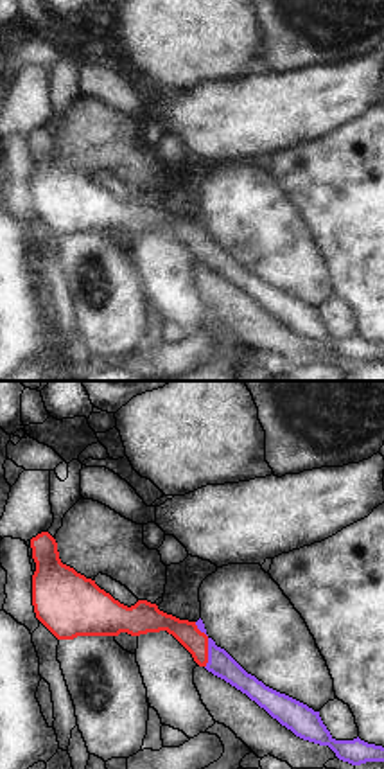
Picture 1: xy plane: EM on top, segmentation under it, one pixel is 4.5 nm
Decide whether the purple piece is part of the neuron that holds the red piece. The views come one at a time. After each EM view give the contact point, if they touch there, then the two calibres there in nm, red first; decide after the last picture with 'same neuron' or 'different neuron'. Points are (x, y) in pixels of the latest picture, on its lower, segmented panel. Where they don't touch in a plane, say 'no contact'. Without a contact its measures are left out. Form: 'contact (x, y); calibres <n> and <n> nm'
contact (207, 645); calibres 110 and 110 nm

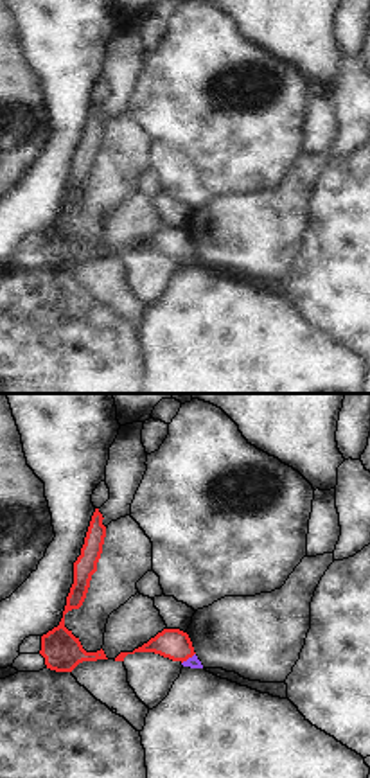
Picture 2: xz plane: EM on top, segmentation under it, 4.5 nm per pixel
contact (187, 658); calibres 140 and 50 nm

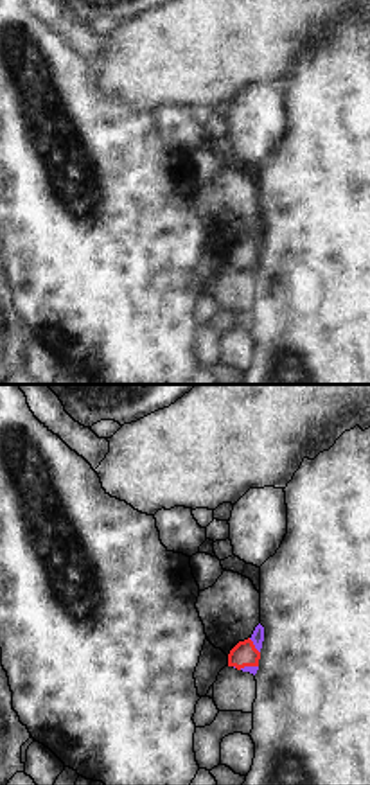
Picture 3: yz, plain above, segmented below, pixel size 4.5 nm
contact (254, 645); calibres 110 and 60 nm

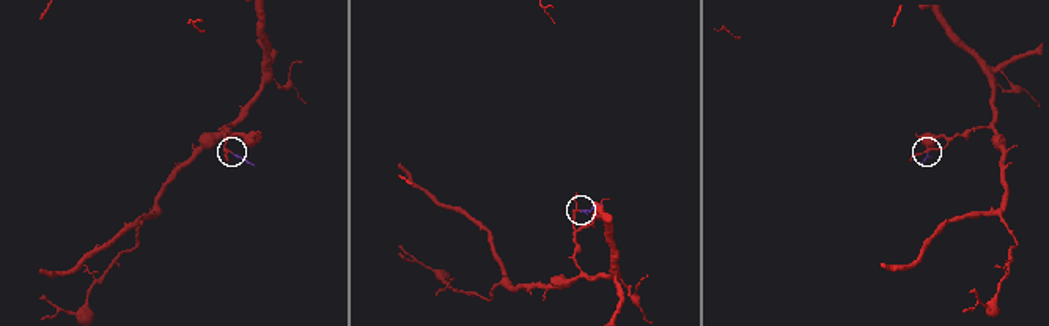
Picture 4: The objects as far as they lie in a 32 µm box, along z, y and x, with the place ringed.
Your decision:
same neuron

